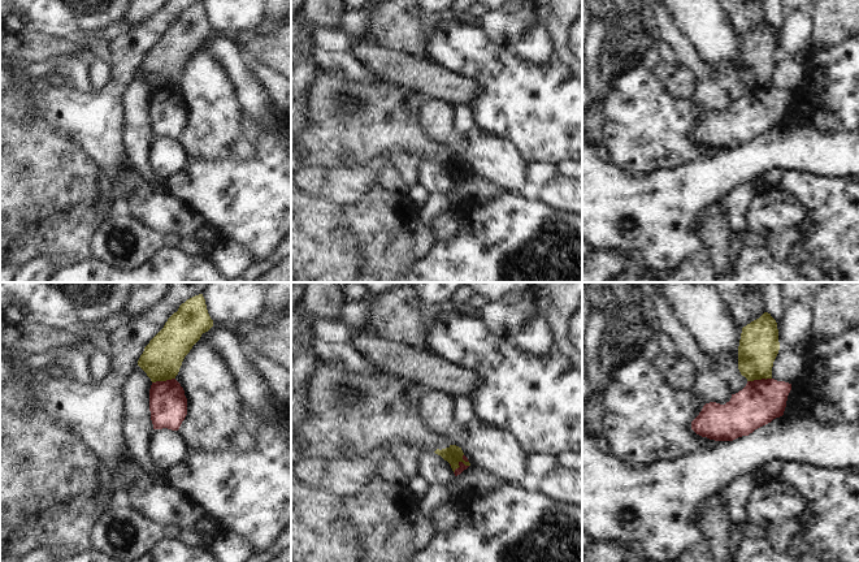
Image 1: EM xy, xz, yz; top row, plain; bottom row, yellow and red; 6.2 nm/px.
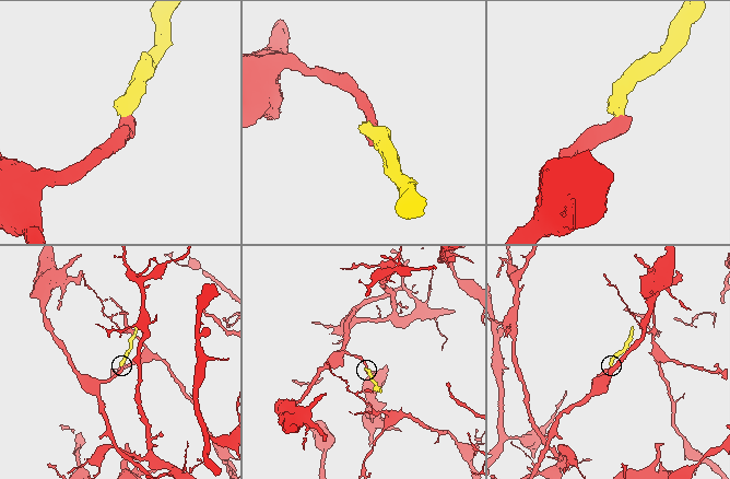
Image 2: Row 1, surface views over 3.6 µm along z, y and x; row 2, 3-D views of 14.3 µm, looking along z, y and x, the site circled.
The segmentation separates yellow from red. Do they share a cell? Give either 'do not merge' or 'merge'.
do not merge

